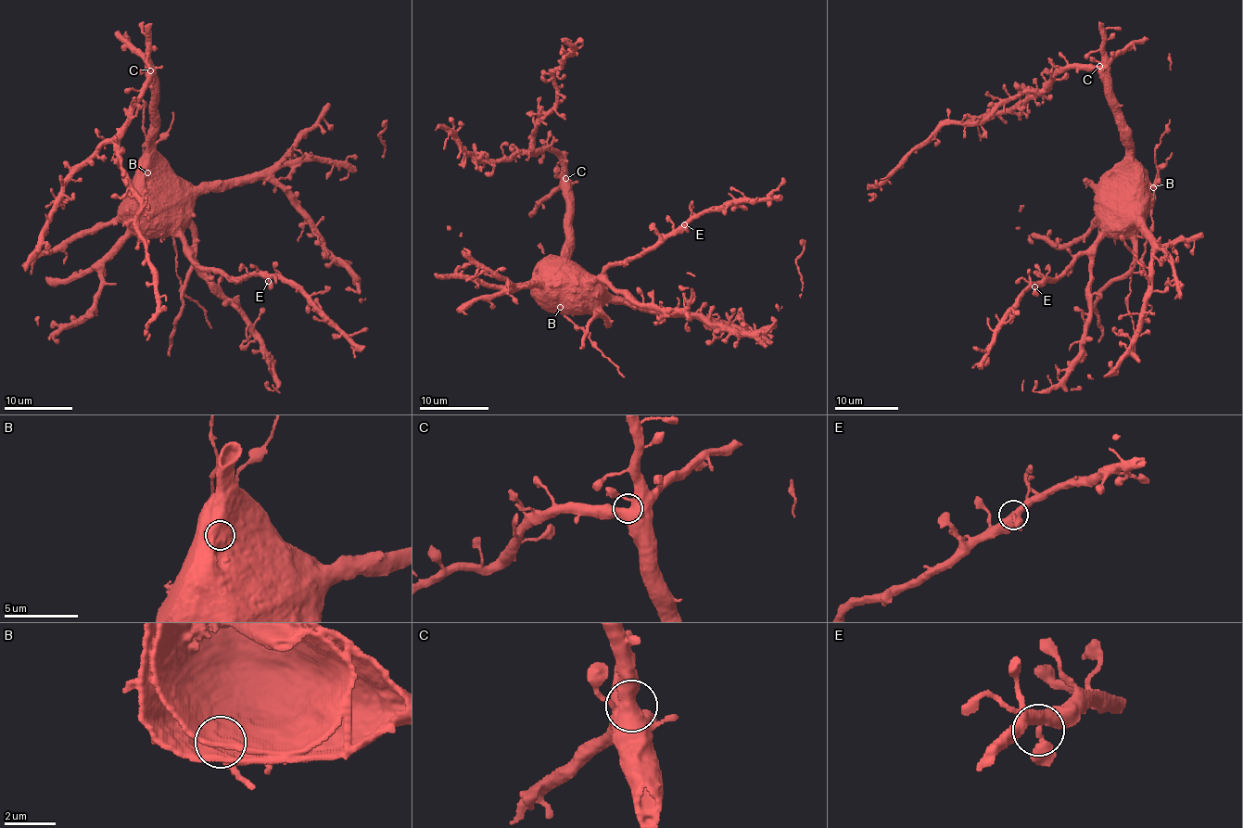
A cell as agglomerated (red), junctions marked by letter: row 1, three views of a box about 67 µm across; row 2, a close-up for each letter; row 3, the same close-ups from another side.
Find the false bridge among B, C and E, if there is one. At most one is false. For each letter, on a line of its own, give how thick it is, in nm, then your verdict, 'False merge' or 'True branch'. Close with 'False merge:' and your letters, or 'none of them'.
B: Thickness 200 nm. False merge
C: Thickness 480 nm. True branch
E: Thickness 280 nm. True branch
False merge: B

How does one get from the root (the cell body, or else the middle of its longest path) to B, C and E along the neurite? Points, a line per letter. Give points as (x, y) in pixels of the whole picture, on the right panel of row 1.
B: (1122, 121), (1122, 141), (1129, 149), (1129, 156), (1142, 167), (1149, 184), (1156, 183), (1153, 188)
C: (1122, 121), (1120, 104), (1105, 86), (1099, 66)
E: (1122, 121), (1124, 169), (1102, 222), (1102, 232), (1057, 280), (1034, 286)

